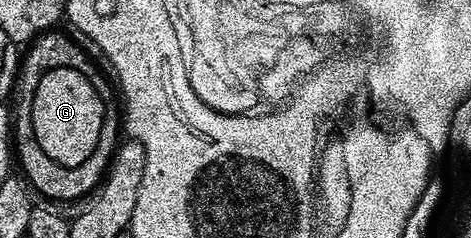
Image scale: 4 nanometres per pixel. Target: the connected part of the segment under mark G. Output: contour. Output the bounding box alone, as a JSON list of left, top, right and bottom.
[31,69,105,167]

